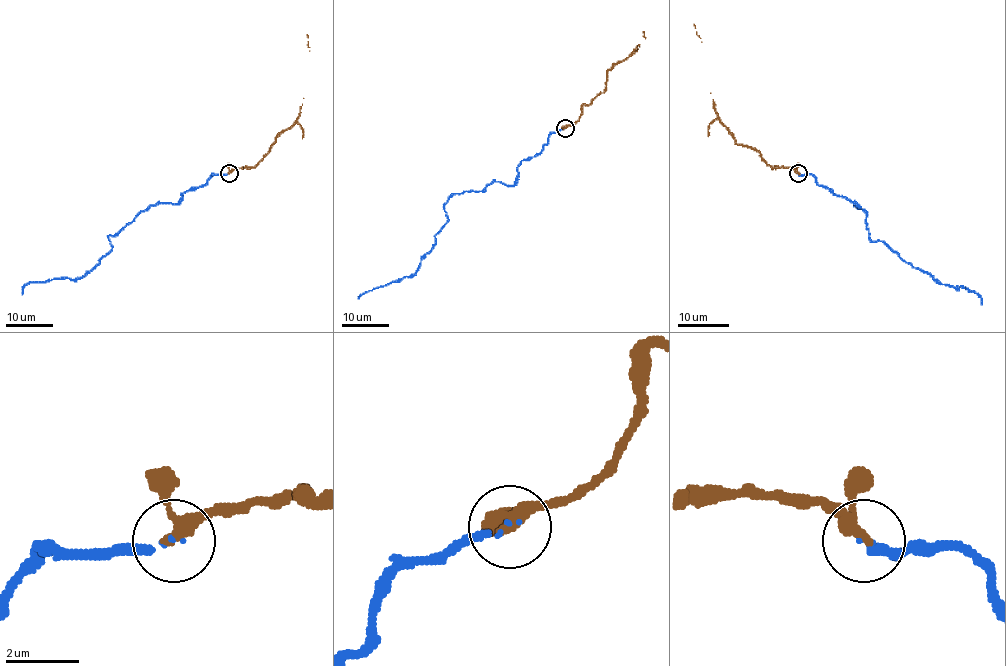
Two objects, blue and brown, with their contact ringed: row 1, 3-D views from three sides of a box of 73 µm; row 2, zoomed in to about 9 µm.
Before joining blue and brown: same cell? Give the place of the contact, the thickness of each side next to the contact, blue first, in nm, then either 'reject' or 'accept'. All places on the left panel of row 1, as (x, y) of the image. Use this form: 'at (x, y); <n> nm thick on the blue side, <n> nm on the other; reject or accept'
at (229, 173); 110 nm thick on the blue side, 280 nm on the other; accept

